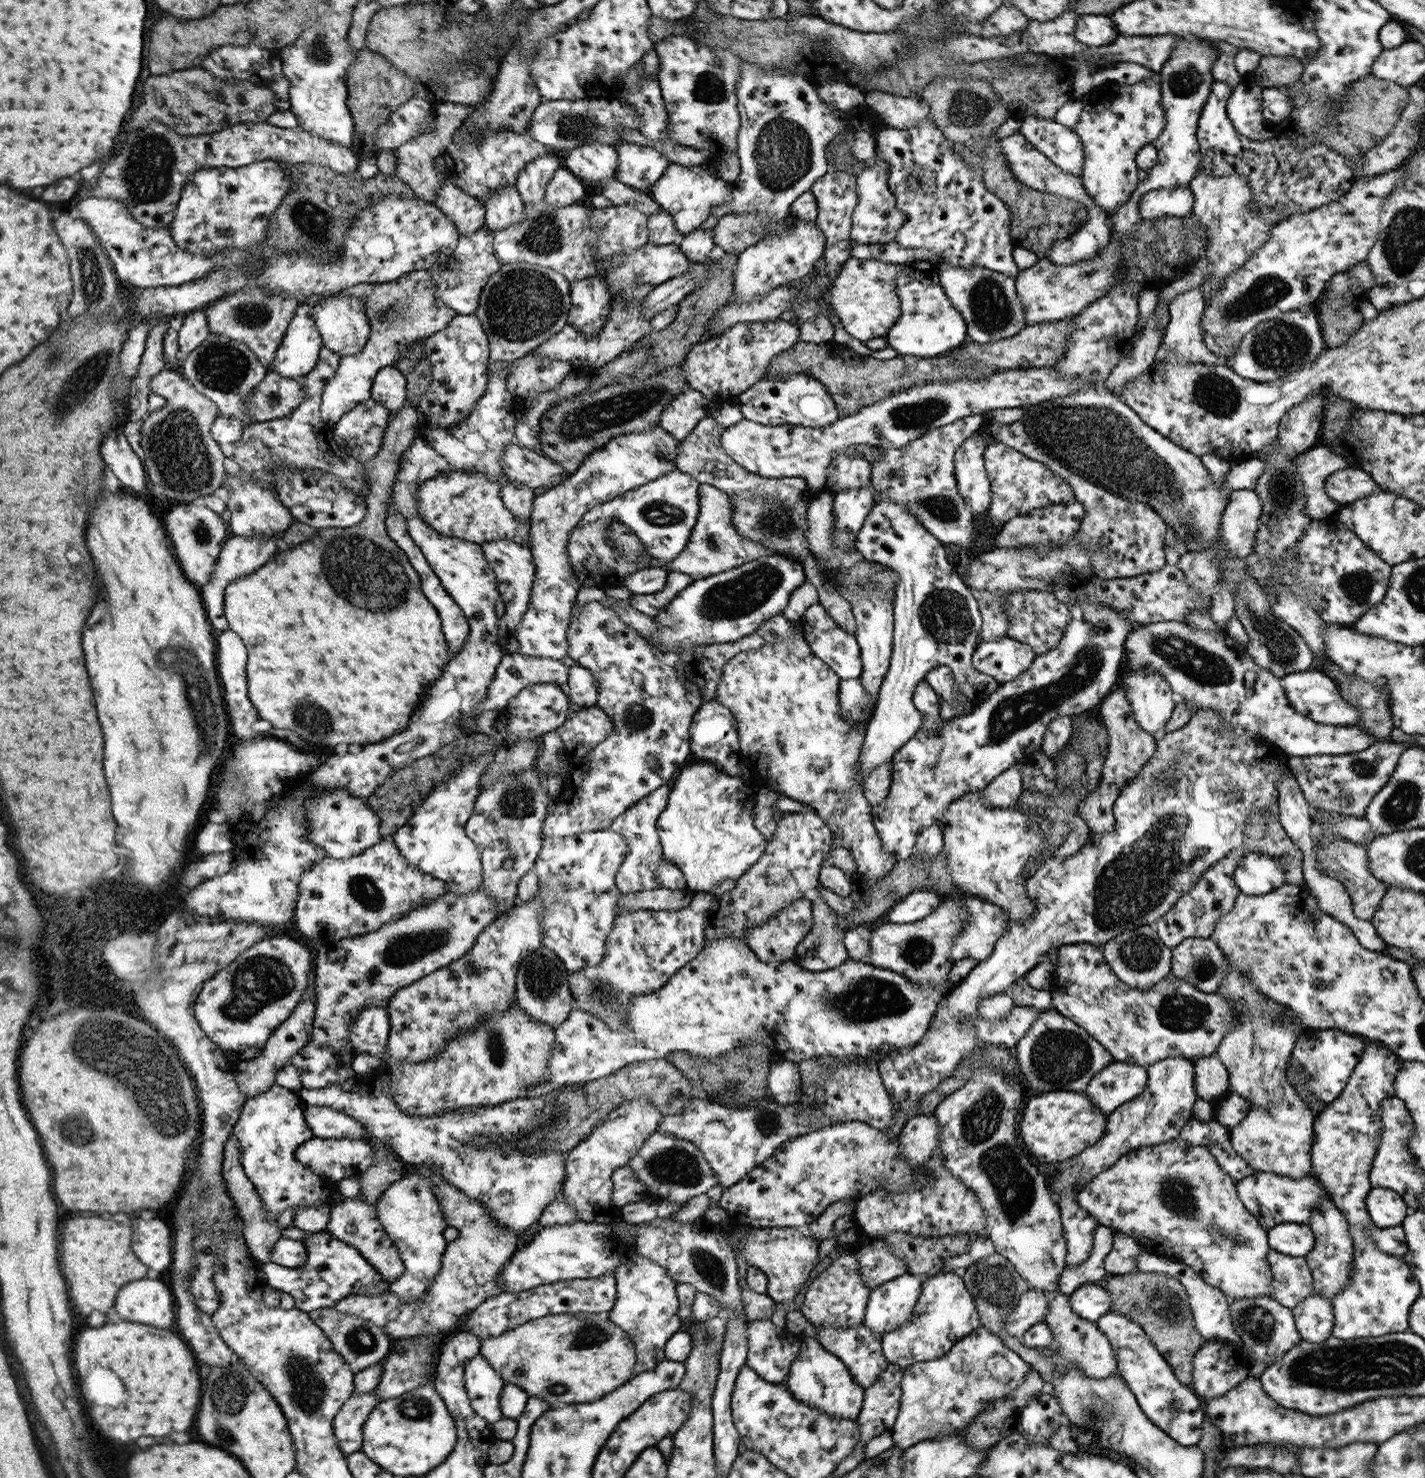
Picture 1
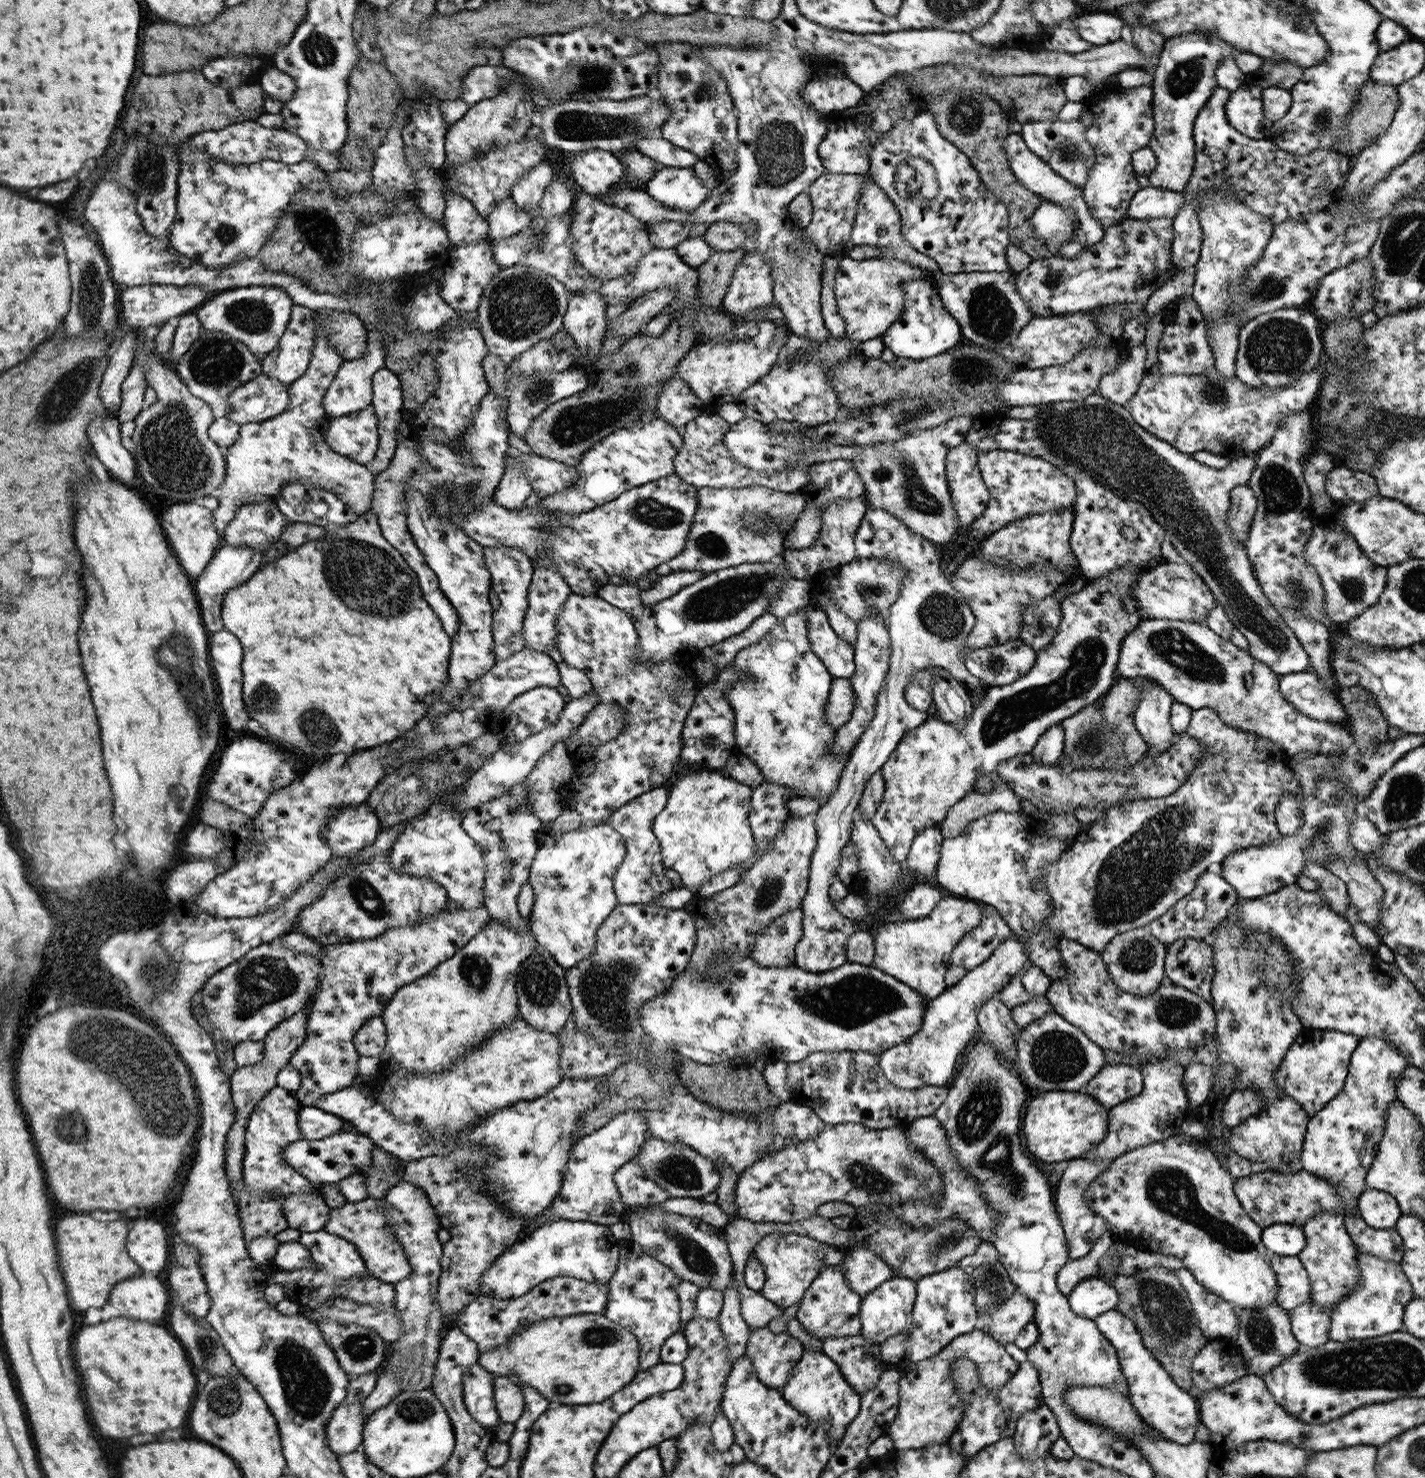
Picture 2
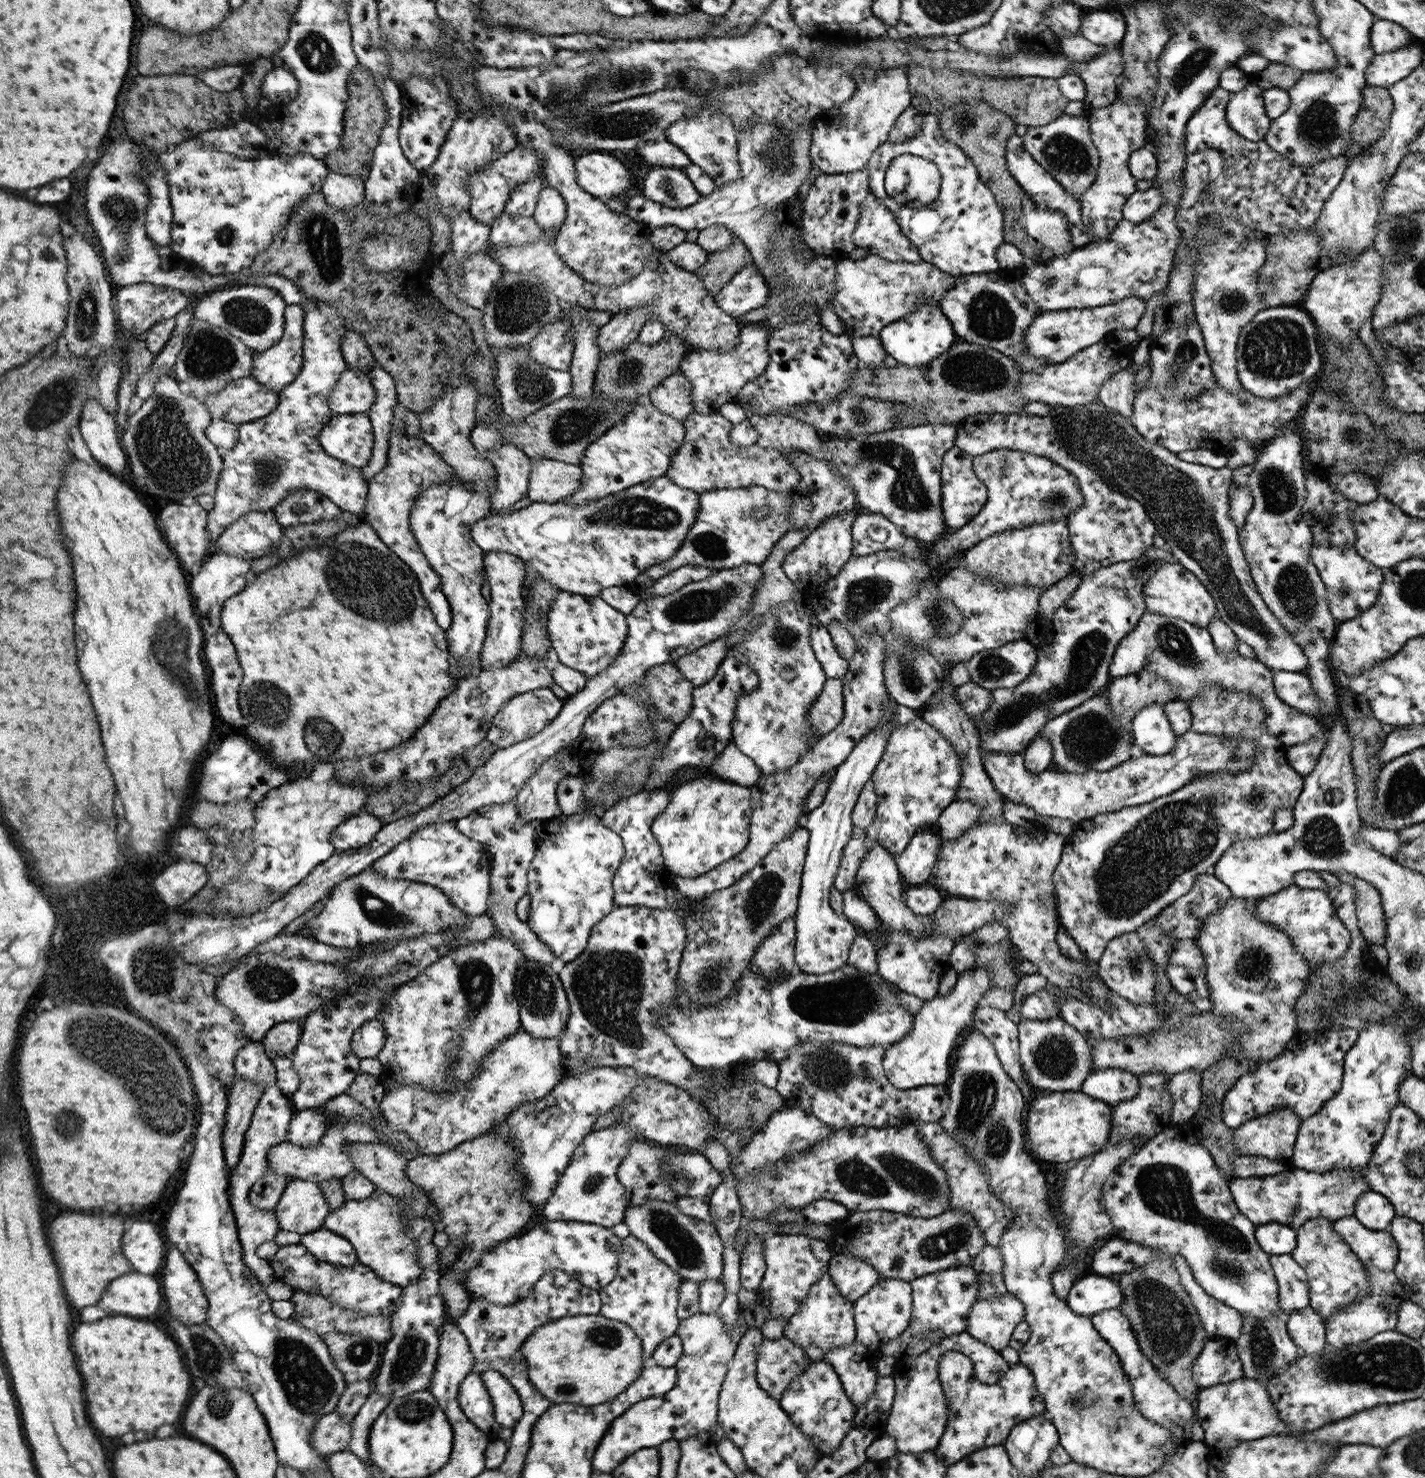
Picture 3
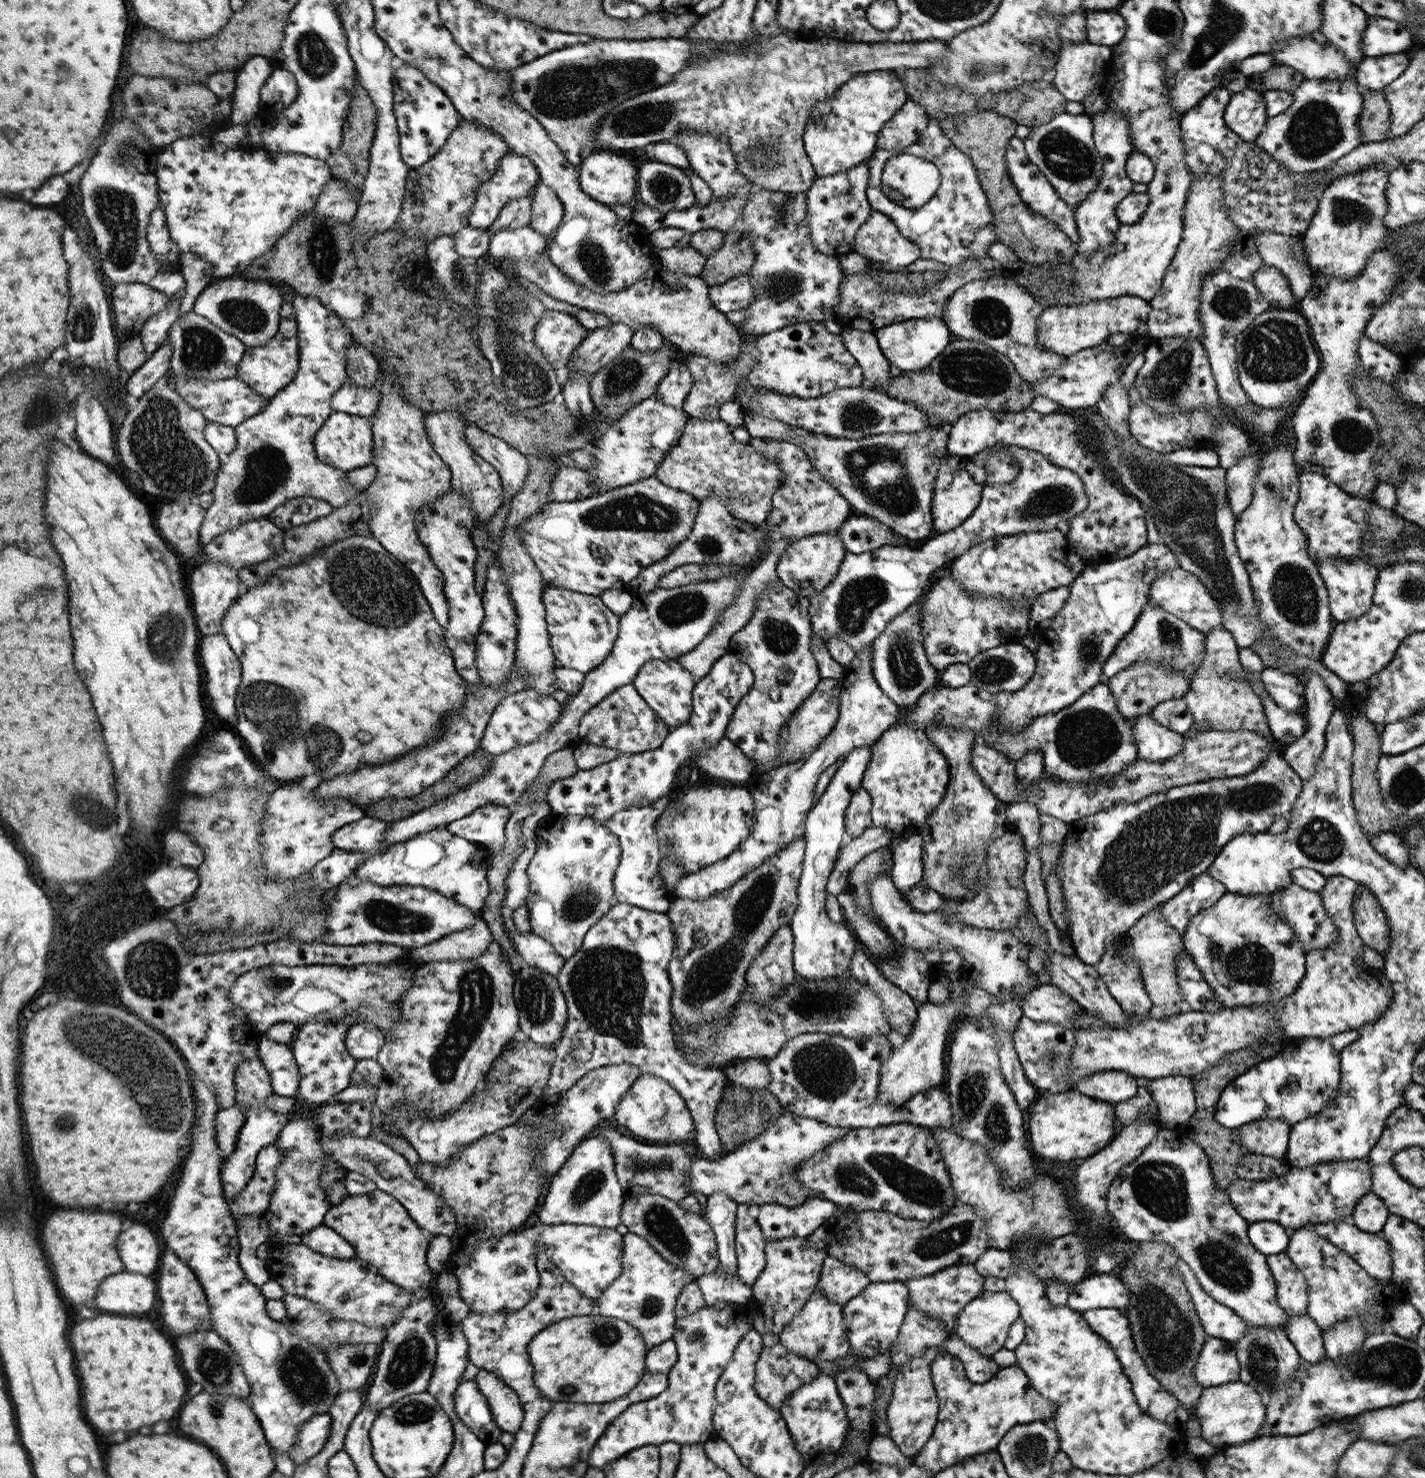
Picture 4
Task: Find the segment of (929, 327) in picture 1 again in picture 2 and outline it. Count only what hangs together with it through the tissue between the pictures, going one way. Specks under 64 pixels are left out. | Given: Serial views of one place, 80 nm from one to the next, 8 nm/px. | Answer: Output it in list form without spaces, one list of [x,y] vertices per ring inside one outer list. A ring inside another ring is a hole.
[[[928,274],[907,282],[903,286],[903,291],[906,301],[905,312],[881,336],[886,348],[890,348],[897,357],[919,362],[965,343],[958,321],[944,308],[939,289]]]

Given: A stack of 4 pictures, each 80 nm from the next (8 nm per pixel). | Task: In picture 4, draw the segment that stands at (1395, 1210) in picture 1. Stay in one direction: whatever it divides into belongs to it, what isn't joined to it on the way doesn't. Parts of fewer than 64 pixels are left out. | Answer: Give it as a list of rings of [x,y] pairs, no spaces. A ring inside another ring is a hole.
[[[1370,1192],[1356,1204],[1352,1218],[1354,1226],[1357,1226],[1360,1230],[1380,1233],[1390,1214],[1388,1207],[1384,1205],[1384,1201]]]

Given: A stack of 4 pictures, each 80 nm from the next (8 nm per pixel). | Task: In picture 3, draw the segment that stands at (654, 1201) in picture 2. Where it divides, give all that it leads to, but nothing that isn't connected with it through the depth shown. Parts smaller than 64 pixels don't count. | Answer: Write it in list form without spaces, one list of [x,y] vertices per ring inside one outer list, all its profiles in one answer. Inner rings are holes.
[[[640,1140],[628,1146],[628,1154],[618,1168],[618,1179],[626,1189],[631,1206],[650,1200],[676,1203],[677,1194],[661,1180],[661,1164],[669,1158],[669,1148]]]

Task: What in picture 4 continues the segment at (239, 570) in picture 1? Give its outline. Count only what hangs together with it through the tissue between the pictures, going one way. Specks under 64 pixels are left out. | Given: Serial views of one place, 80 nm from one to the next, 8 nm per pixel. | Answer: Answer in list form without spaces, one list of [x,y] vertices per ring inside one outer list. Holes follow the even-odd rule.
[[[209,562],[201,565],[191,574],[192,608],[195,609],[196,624],[199,625],[201,634],[222,633],[222,619],[232,604],[237,602],[240,592],[239,570],[240,568],[234,568],[223,562]]]

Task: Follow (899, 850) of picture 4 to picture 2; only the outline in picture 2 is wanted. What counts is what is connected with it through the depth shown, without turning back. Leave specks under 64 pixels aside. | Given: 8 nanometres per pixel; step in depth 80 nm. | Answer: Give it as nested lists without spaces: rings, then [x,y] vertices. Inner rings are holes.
[[[938,826],[925,828],[915,836],[911,844],[910,854],[904,864],[920,878],[926,878],[934,873],[940,861],[943,836]]]

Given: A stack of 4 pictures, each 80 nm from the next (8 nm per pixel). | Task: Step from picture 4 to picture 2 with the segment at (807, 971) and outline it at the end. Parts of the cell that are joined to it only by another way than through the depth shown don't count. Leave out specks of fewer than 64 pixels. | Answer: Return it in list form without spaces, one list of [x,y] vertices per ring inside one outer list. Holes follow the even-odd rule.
[[[868,508],[854,539],[858,558],[900,561],[906,573],[900,587],[900,597],[892,604],[887,617],[888,633],[891,634],[890,670],[879,692],[874,719],[851,750],[835,794],[830,795],[829,801],[822,803],[815,812],[817,839],[811,856],[810,886],[802,902],[802,938],[796,945],[794,965],[816,973],[834,970],[847,963],[849,940],[858,929],[856,922],[834,908],[830,888],[838,874],[843,848],[851,840],[853,816],[858,811],[859,800],[871,776],[887,762],[900,739],[930,718],[929,714],[907,703],[904,694],[906,684],[913,680],[916,671],[941,667],[949,670],[966,688],[980,689],[985,694],[990,688],[966,669],[965,640],[976,624],[976,617],[962,595],[950,585],[950,578],[942,572],[940,546],[918,532],[912,532],[899,517],[883,508]]]

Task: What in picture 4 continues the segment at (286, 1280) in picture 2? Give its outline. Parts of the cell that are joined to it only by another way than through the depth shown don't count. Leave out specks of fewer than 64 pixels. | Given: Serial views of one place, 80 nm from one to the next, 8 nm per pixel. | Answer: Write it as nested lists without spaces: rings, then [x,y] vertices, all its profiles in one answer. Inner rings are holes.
[[[324,1224],[301,1235],[302,1244],[317,1253],[335,1259],[351,1259],[357,1256],[355,1248],[332,1227]]]

